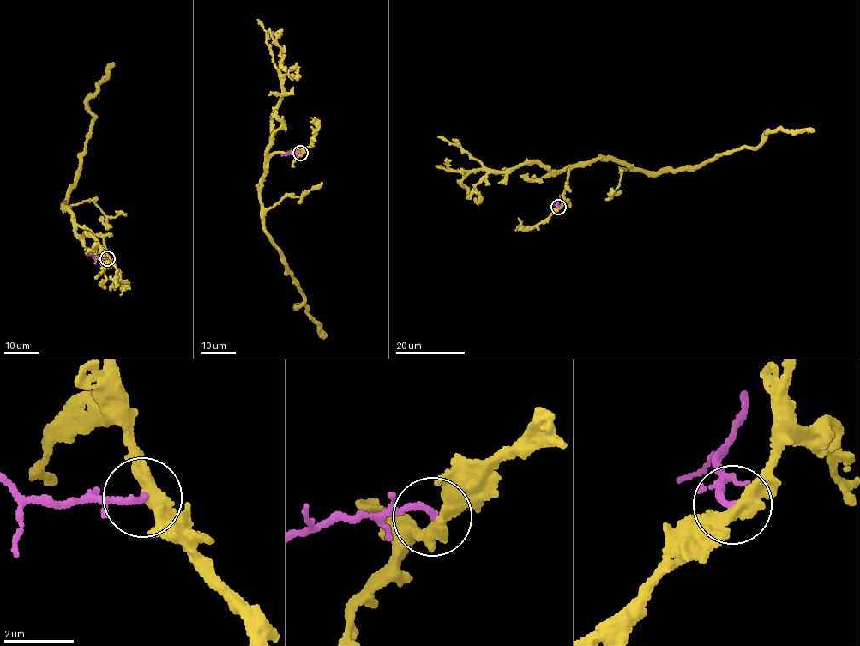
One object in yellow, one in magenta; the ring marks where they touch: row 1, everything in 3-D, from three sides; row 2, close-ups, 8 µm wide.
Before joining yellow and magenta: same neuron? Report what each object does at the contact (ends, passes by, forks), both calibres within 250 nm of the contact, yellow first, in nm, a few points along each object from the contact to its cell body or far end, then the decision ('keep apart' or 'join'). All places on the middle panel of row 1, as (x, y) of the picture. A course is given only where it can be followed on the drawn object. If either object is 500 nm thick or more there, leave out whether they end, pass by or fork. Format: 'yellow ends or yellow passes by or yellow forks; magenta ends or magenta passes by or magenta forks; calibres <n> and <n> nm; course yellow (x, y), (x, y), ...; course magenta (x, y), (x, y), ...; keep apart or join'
yellow passes by; magenta ends; calibres 380 and 190 nm; course yellow (301, 153), (274, 153), (265, 161), (261, 218), (303, 296), (303, 304), (296, 304), (306, 306), (325, 338); course magenta (301, 153), (281, 156); keep apart

